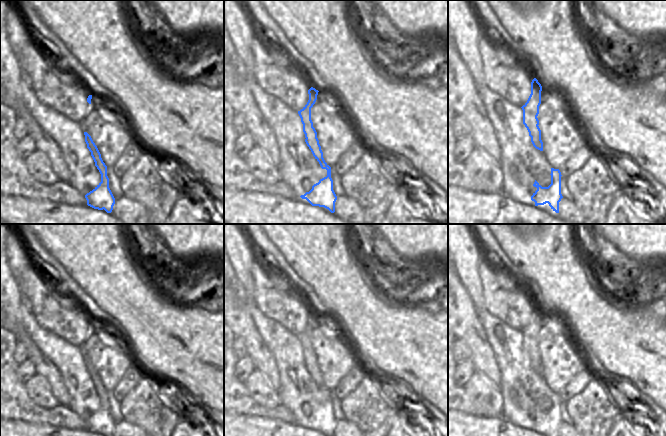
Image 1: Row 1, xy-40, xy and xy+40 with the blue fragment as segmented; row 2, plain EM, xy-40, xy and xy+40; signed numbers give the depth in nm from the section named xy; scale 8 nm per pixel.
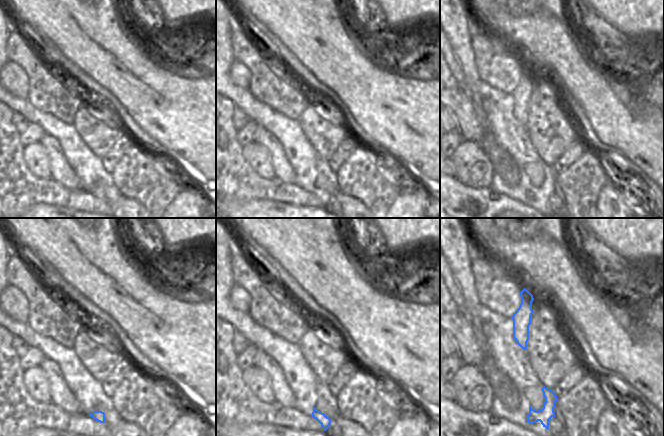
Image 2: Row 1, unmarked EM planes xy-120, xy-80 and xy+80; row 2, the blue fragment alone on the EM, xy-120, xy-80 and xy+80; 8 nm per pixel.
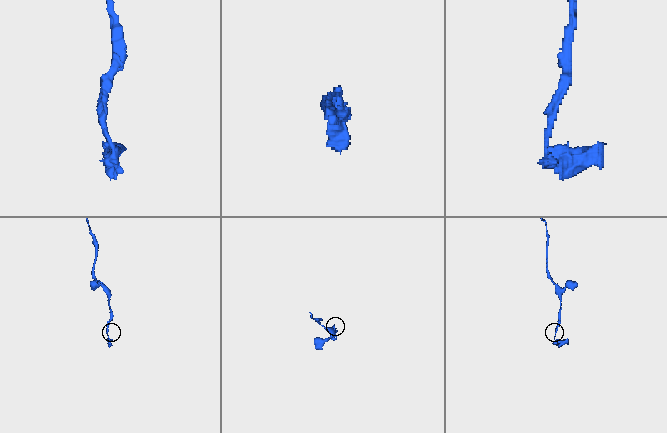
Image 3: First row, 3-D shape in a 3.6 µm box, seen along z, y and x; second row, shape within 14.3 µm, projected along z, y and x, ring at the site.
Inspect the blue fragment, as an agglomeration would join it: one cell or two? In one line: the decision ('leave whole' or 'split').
split

